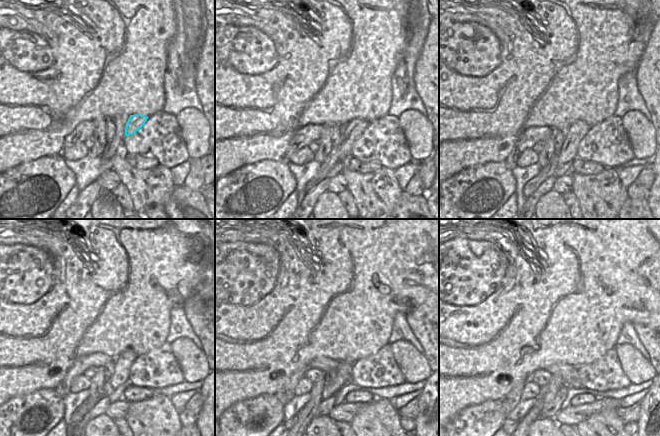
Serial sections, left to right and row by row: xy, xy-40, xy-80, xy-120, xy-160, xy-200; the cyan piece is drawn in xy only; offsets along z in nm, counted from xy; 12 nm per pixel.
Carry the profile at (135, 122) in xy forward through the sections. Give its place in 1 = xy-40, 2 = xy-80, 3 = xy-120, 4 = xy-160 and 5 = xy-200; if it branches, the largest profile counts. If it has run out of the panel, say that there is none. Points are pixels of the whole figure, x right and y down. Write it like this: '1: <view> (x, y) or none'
1: xy-40 (353, 130)
2: xy-80 (573, 136)
3: xy-120 (122, 363)
4: xy-160 (344, 376)
5: xy-200 (547, 396)

